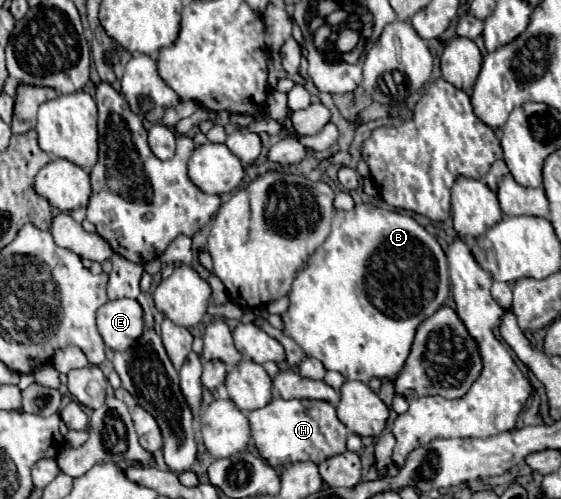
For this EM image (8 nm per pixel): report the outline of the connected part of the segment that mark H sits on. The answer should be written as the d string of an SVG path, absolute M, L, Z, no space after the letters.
M274 398L268 406L252 410L248 414L252 438L260 452L260 456L272 466L278 468L284 462L314 462L320 464L340 452L346 450L348 428L338 420L336 408L324 400L308 400L308 398Z

